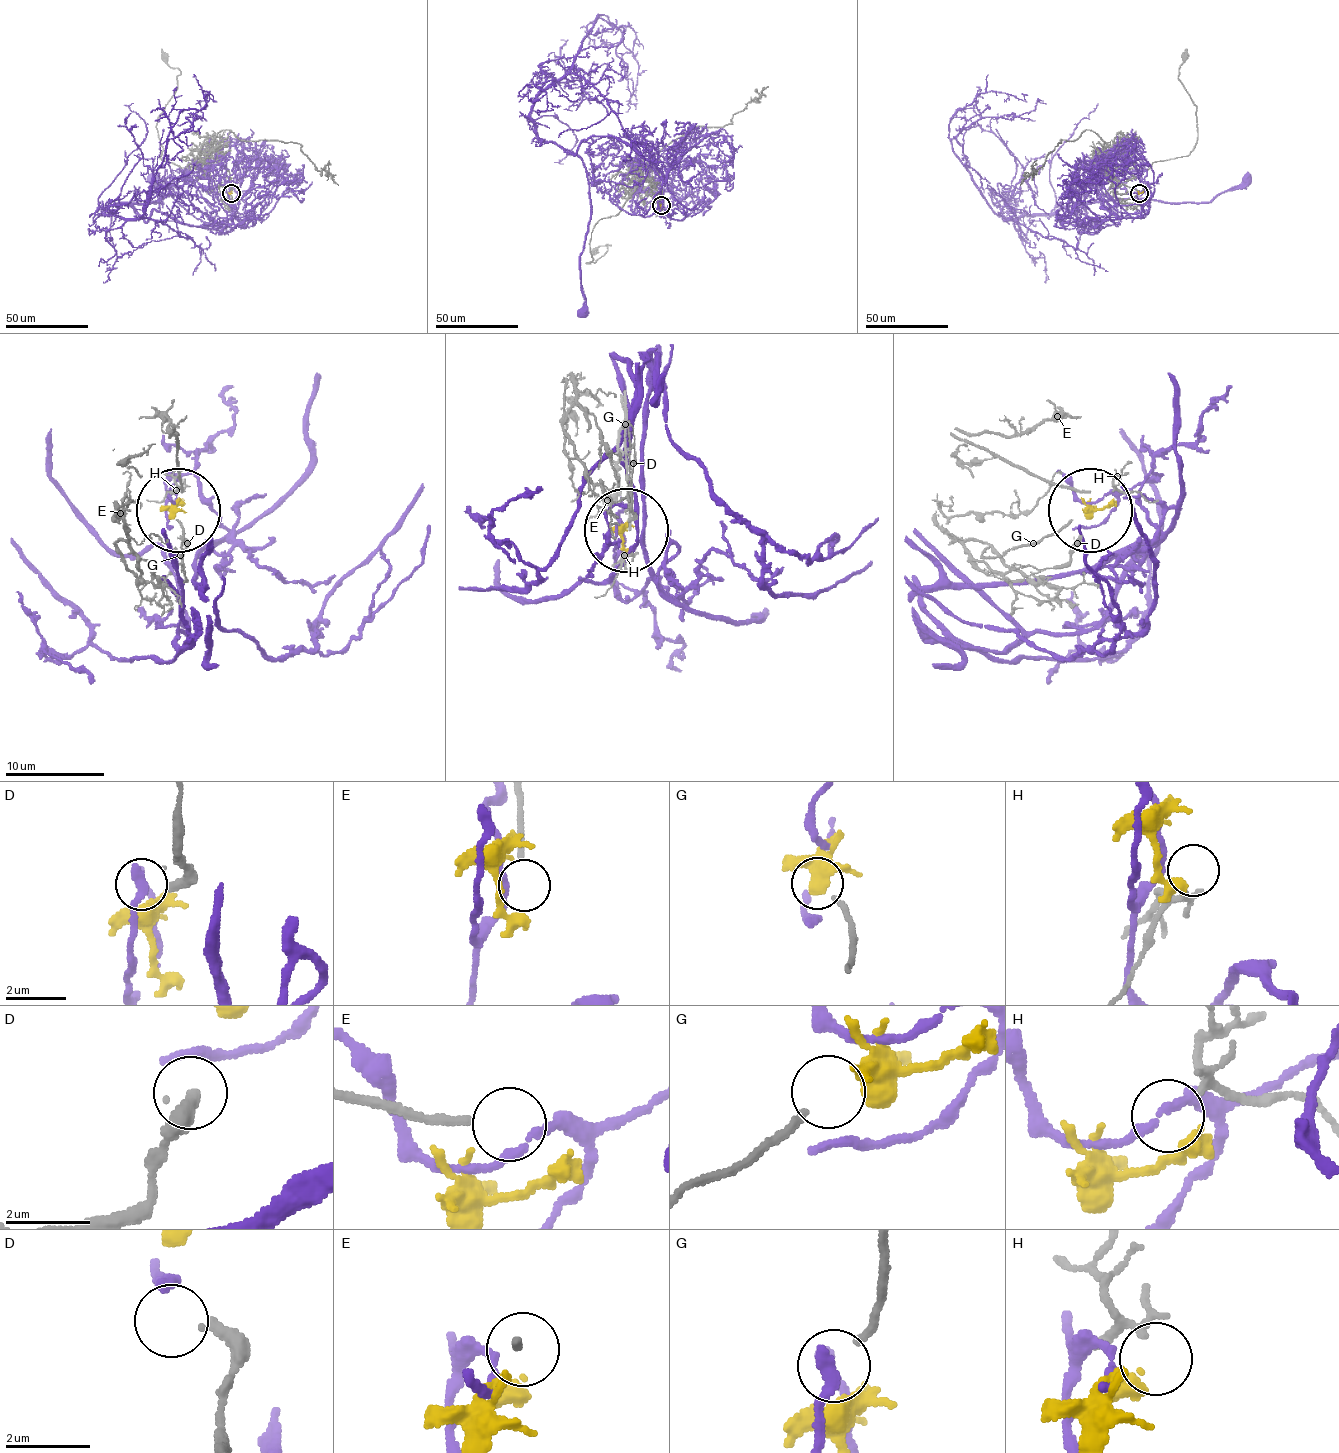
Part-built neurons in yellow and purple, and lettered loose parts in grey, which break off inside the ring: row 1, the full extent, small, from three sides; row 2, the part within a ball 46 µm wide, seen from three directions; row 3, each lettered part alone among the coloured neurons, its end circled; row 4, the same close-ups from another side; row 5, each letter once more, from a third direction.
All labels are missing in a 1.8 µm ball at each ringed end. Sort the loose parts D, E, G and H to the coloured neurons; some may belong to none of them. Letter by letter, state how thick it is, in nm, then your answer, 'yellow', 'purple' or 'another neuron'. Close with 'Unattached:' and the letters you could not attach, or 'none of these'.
D: calibre 190 nm; another neuron
E: calibre 200 nm; another neuron
G: calibre 180 nm; yellow
H: calibre 150 nm; another neuron
Unattached: D, E, H

